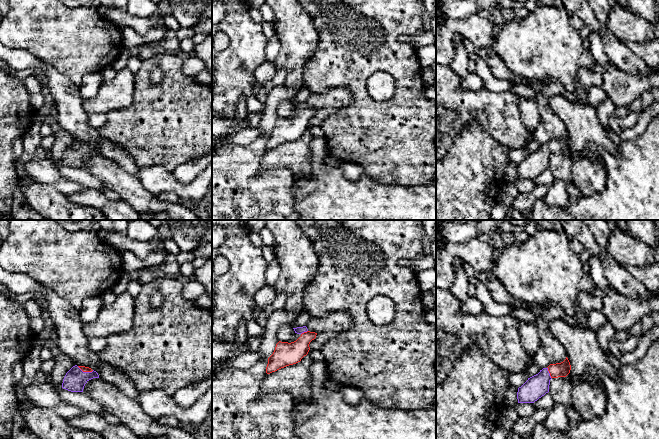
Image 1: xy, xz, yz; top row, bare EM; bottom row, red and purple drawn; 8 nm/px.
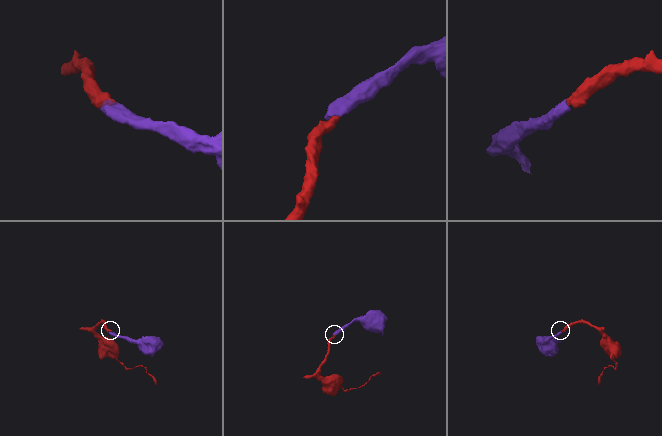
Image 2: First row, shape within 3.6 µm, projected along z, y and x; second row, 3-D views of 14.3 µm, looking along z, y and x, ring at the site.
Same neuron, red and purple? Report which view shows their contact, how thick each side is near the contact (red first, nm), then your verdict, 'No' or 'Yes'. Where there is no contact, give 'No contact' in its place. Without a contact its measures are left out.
Touches red in yz. Thickness 120 nm (red) against 180 nm. Yes

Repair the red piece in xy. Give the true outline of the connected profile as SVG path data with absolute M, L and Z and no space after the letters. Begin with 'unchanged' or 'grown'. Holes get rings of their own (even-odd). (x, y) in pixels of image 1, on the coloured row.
grown; M75 365L66 373L62 388L71 392L83 392L85 384L93 378L99 378L96 371L89 367Z

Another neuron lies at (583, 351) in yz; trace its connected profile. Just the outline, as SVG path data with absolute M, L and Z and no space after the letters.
M556 319L550 322L549 332L562 344L571 365L570 373L578 380L588 374L594 385L602 386L601 376L617 378L617 370L610 364L600 348L596 330L573 327Z

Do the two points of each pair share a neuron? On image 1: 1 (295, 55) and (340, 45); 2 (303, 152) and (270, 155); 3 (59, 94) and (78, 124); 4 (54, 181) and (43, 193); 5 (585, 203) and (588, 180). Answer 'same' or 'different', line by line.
1: different
2: same
3: same
4: different
5: different

